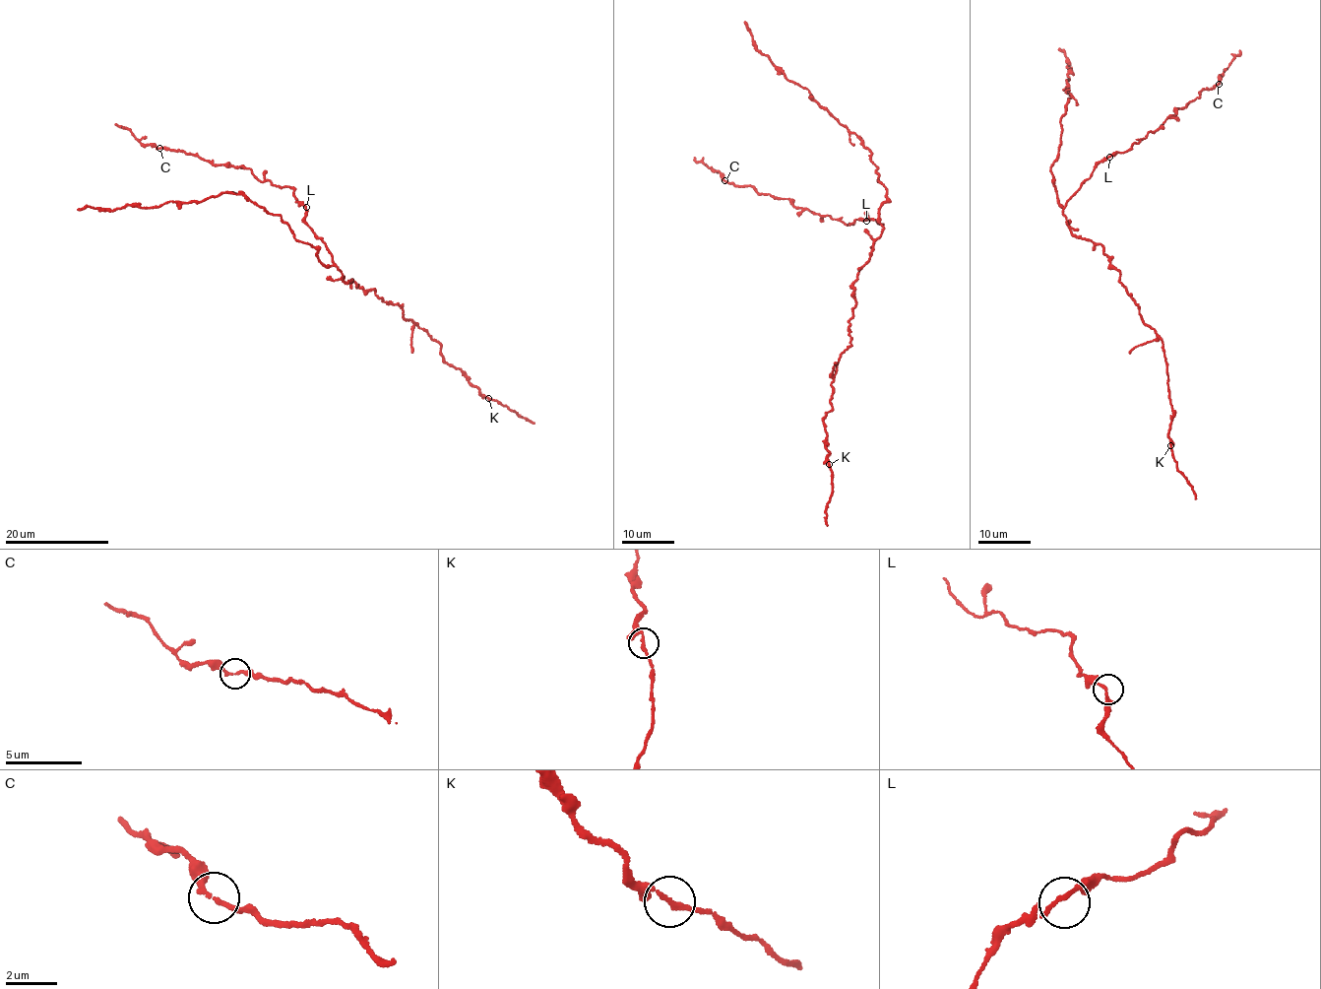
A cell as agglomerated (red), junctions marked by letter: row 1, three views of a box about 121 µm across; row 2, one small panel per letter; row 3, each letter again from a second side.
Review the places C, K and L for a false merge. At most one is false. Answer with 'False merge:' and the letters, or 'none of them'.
False merge: none of them

